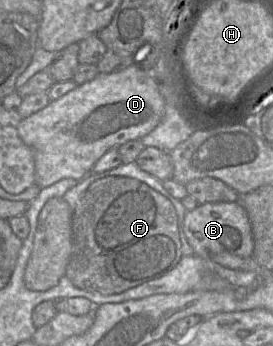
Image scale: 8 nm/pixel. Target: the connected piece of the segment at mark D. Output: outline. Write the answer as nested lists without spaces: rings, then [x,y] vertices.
[[[134,64],[119,72],[99,72],[94,79],[50,101],[45,108],[22,119],[18,125],[20,138],[34,154],[35,184],[42,189],[64,178],[82,180],[108,150],[118,148],[130,140],[140,140],[154,130],[163,118],[165,104],[156,79]]]

